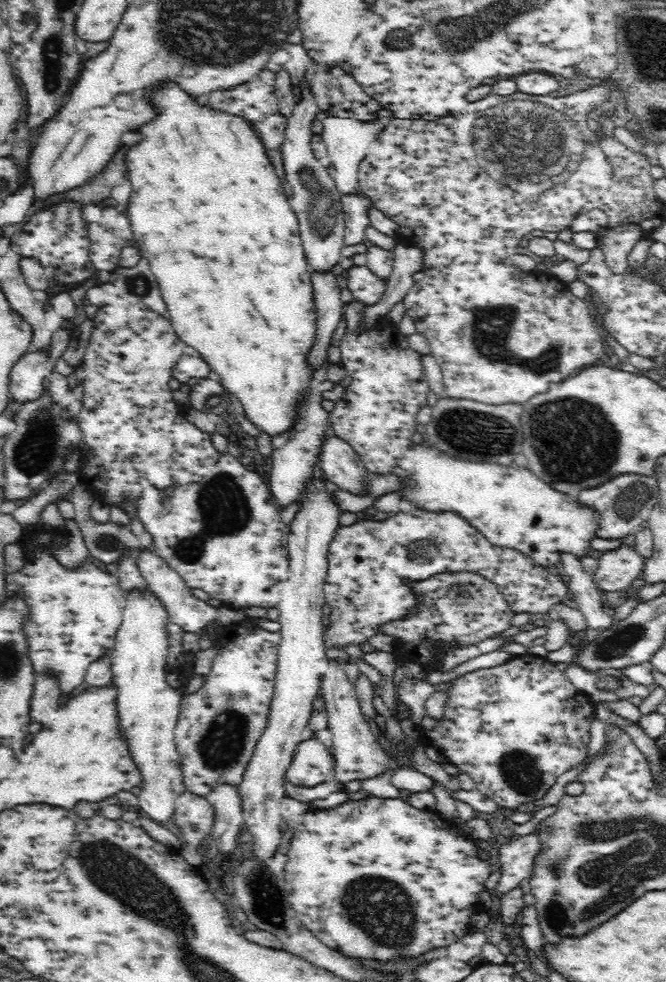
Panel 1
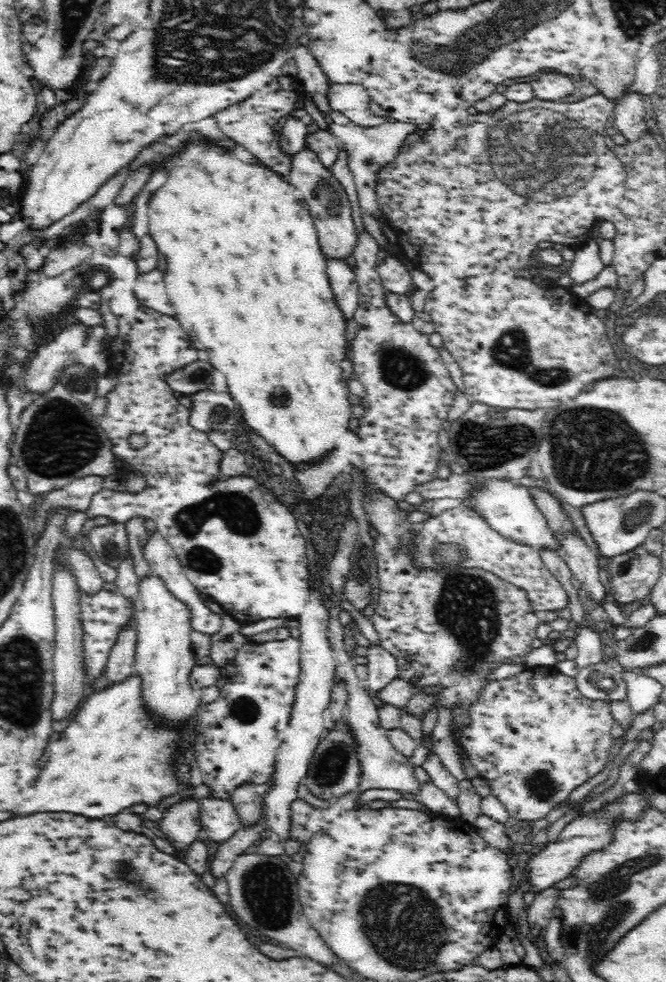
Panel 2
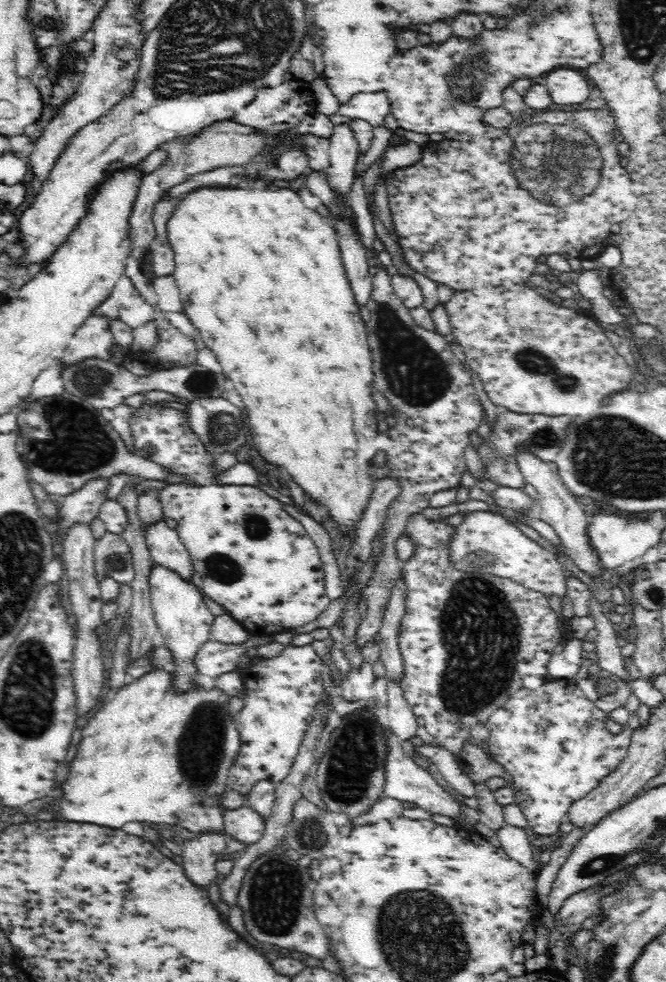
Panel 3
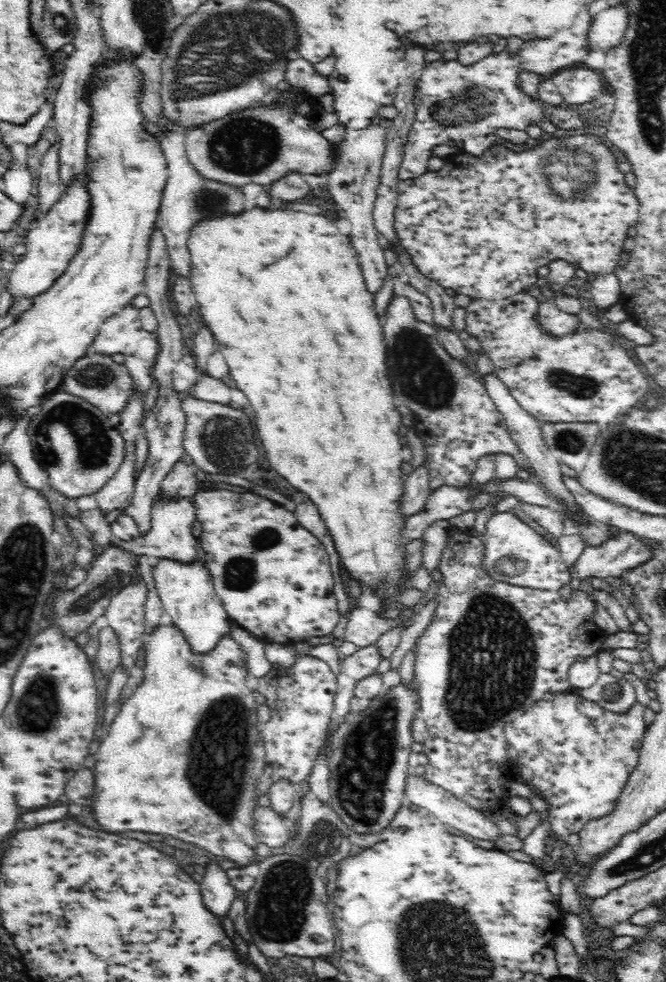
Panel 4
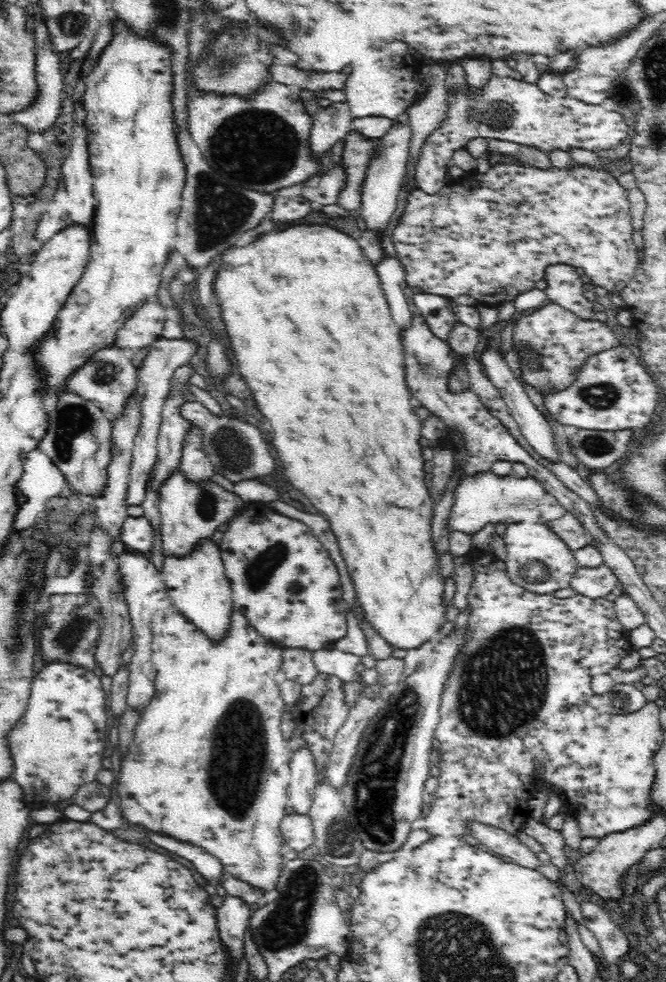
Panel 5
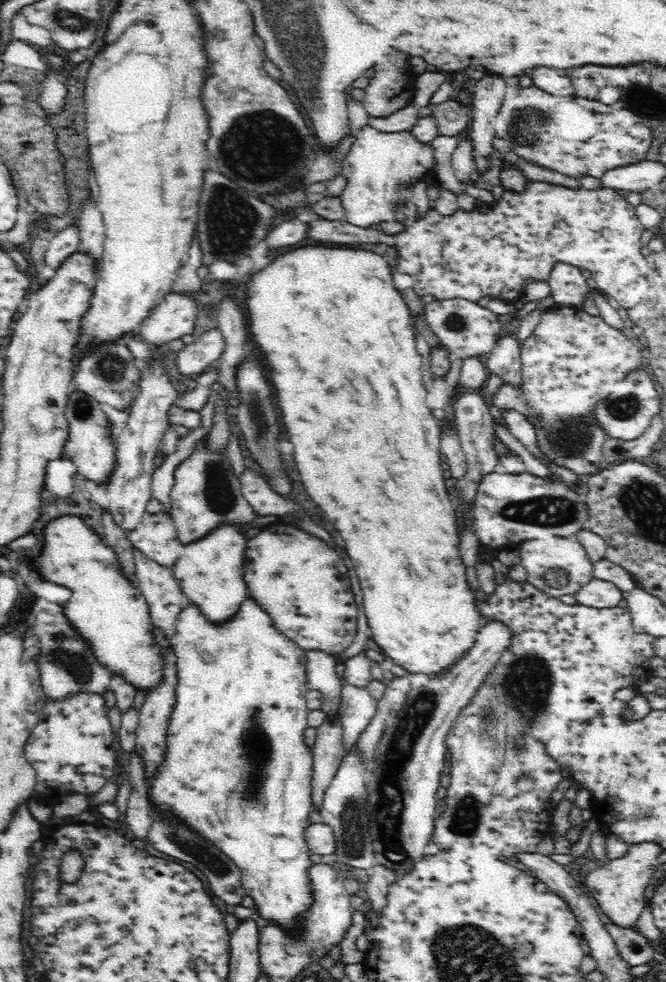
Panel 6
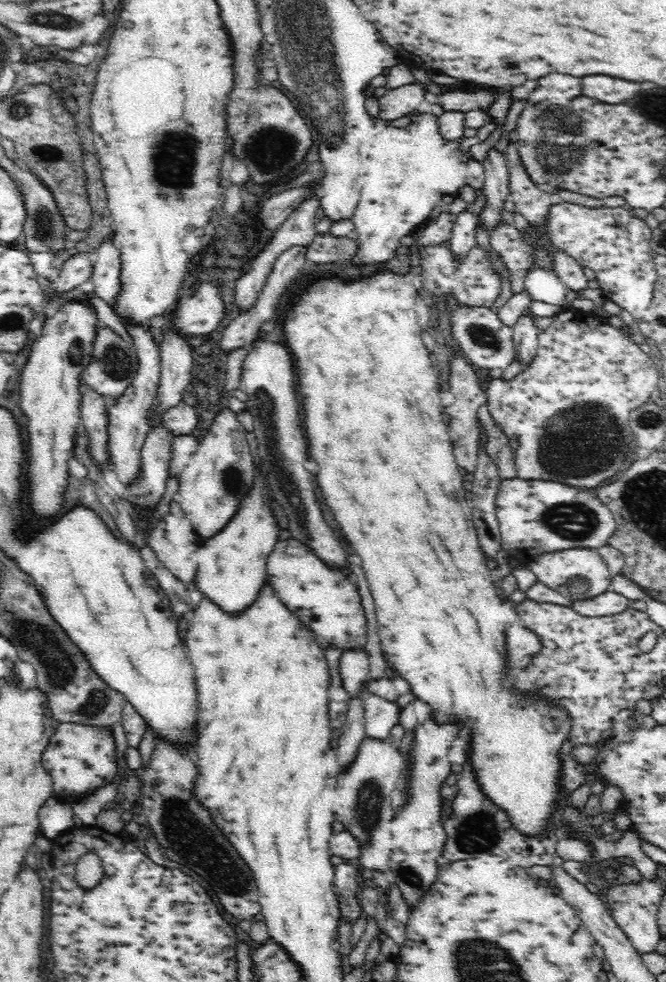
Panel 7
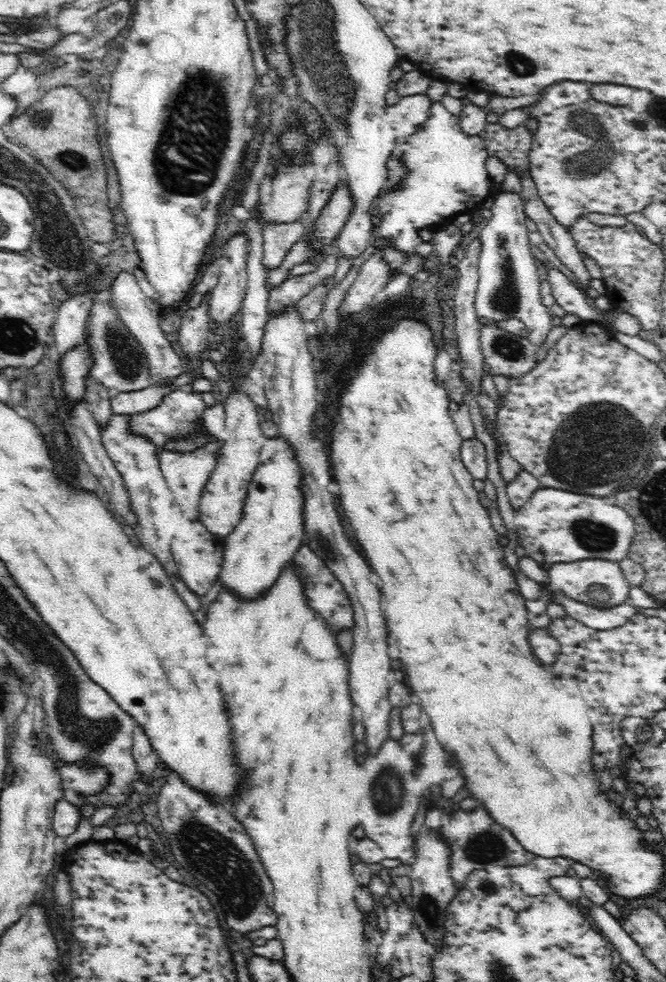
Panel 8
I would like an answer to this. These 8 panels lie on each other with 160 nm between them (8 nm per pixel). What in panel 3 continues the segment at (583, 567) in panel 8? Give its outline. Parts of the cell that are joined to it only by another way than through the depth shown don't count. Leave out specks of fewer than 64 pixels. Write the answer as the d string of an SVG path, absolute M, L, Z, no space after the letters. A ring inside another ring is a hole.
M468 513L466 520L460 526L456 526L452 542L447 544L447 548L451 550L451 561L458 570L509 578L547 597L552 594L562 597L567 595L566 570L558 562L558 555L545 549L538 542L530 540L522 530L500 513Z

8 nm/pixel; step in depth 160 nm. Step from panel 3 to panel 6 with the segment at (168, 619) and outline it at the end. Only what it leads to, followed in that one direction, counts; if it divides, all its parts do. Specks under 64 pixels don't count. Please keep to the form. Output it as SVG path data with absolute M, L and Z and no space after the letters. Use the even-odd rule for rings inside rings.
M238 522L222 524L211 534L187 545L185 553L179 555L172 568L184 596L208 621L230 619L248 598L247 584L243 580L243 552L247 549L247 537L236 525Z

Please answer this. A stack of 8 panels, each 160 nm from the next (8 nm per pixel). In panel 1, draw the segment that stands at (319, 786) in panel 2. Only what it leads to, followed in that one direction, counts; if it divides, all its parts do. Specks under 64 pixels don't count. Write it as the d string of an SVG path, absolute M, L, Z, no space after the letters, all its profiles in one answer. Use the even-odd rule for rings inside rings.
M316 738L300 742L293 750L285 770L286 782L302 786L315 785L323 780L334 781L333 755Z

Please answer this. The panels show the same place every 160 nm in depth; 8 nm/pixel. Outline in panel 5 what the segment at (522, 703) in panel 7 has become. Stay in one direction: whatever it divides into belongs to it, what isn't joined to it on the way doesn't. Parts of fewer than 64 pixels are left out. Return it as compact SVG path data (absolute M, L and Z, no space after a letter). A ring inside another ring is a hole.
M288 226L284 230L270 232L256 240L254 244L246 248L230 248L220 258L220 264L226 268L220 268L218 280L214 284L218 298L222 300L222 318L225 331L230 338L230 346L236 358L236 366L240 374L244 376L246 384L250 386L254 400L260 408L260 412L270 420L274 434L272 444L284 464L284 474L290 476L292 484L306 492L306 496L330 522L330 527L336 535L343 559L346 561L353 585L357 594L357 604L364 611L367 622L380 634L394 649L394 654L403 655L406 650L410 653L417 653L427 642L435 641L442 645L446 635L442 635L442 626L448 626L446 610L448 604L444 604L445 583L439 570L440 553L435 551L434 535L432 535L432 521L434 516L434 498L428 486L426 486L426 472L424 472L424 458L422 458L422 420L416 416L410 400L412 394L404 380L404 358L402 333L404 330L392 319L392 313L388 299L385 297L376 266L362 251L358 241L350 235L342 233L331 226Z

